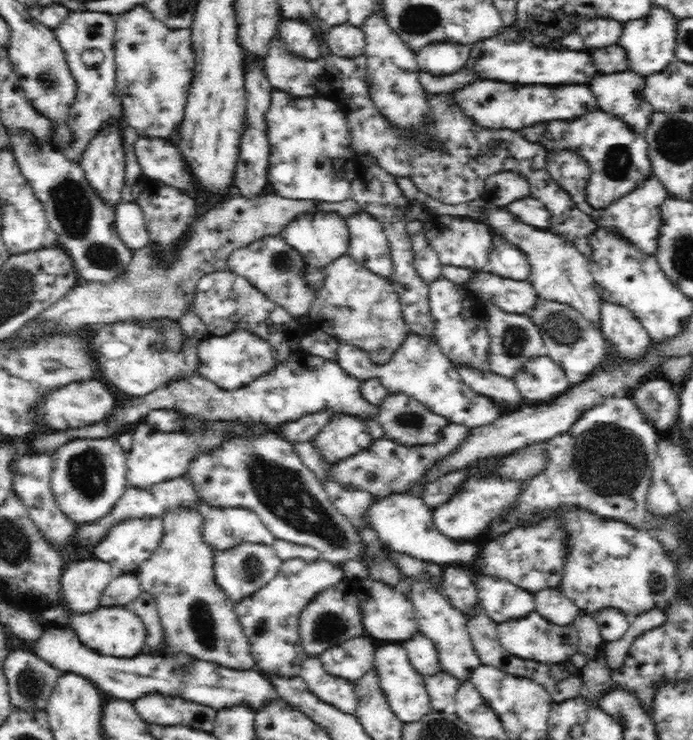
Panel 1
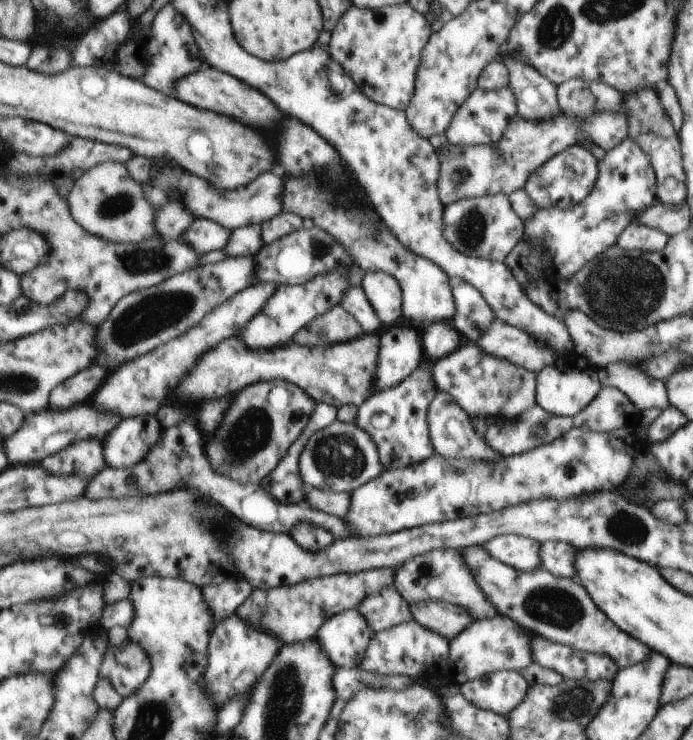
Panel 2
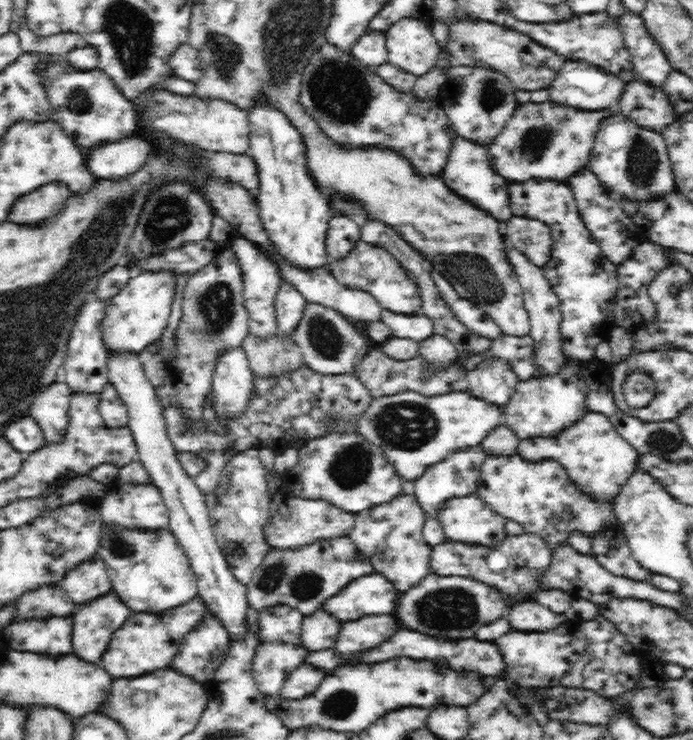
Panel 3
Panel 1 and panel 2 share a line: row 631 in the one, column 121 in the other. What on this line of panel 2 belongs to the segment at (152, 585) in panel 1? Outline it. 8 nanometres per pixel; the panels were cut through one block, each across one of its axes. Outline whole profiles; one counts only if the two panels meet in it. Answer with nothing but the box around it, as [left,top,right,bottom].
[68,161,158,244]

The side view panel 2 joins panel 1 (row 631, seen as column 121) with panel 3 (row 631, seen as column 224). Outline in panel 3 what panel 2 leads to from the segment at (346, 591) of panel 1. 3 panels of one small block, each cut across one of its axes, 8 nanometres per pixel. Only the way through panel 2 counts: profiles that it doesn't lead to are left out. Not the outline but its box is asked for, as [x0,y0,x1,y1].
[257,605,305,647]

